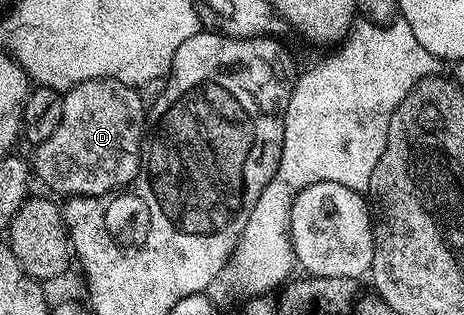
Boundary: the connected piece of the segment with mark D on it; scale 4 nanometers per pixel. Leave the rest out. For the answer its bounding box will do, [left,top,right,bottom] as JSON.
[34,77,145,198]

